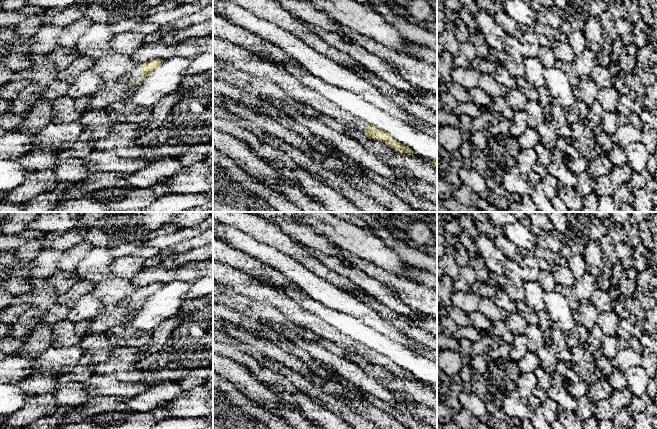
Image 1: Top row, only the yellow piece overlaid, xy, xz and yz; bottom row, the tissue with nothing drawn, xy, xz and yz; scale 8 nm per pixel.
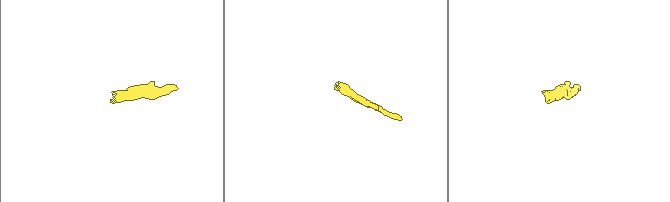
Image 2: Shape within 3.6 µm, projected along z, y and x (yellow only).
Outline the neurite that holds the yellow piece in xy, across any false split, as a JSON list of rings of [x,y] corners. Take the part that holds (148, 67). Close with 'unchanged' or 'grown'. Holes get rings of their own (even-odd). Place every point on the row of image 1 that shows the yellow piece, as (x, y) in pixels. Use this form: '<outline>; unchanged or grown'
[[[153,59],[147,62],[139,63],[137,64],[134,71],[122,75],[118,77],[116,80],[131,84],[133,86],[137,86],[144,80],[144,78],[147,75],[151,74],[161,63],[162,60],[160,59]]]; grown

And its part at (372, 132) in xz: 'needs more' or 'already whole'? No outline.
needs more

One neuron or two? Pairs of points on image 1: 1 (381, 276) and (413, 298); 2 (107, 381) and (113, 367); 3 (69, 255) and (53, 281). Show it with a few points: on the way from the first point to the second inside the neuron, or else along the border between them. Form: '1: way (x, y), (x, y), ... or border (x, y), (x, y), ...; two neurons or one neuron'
1: way (389, 280), (405, 290); one neuron
2: border (97, 372), (103, 375), (112, 375); two neurons
3: way (68, 262), (67, 269), (60, 276); one neuron

